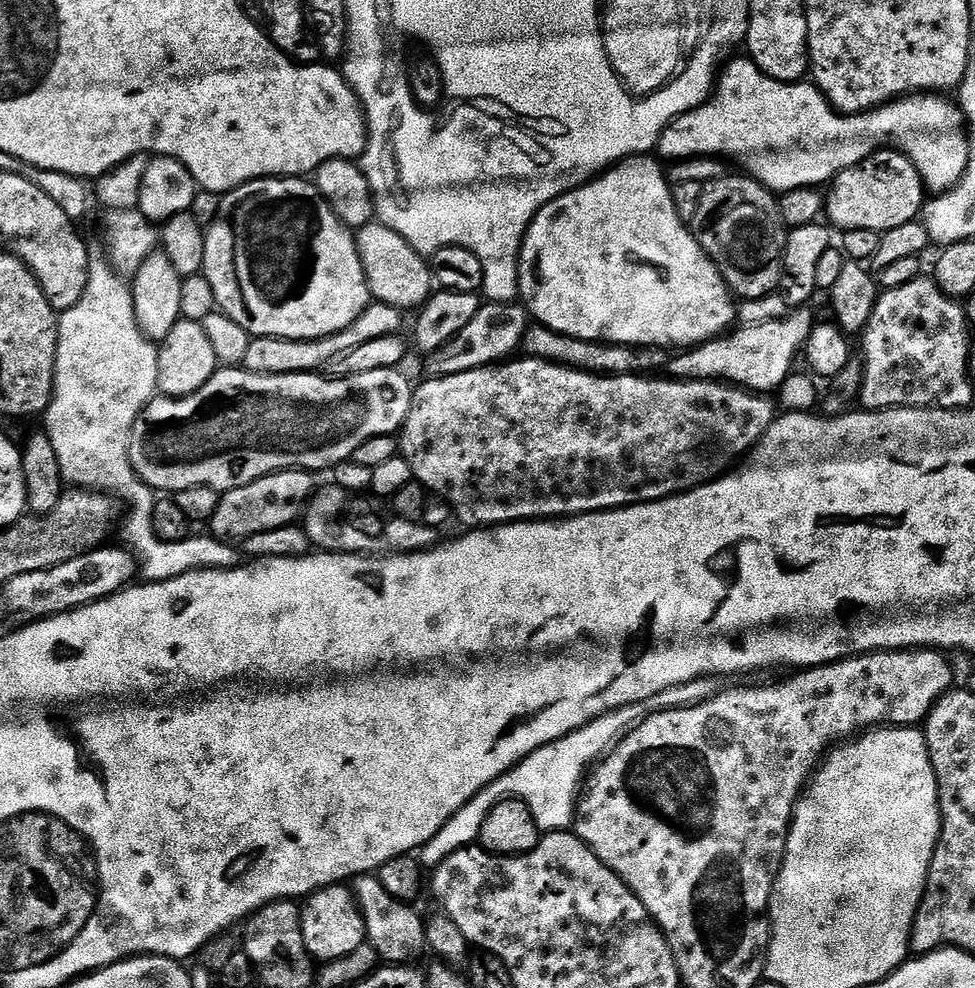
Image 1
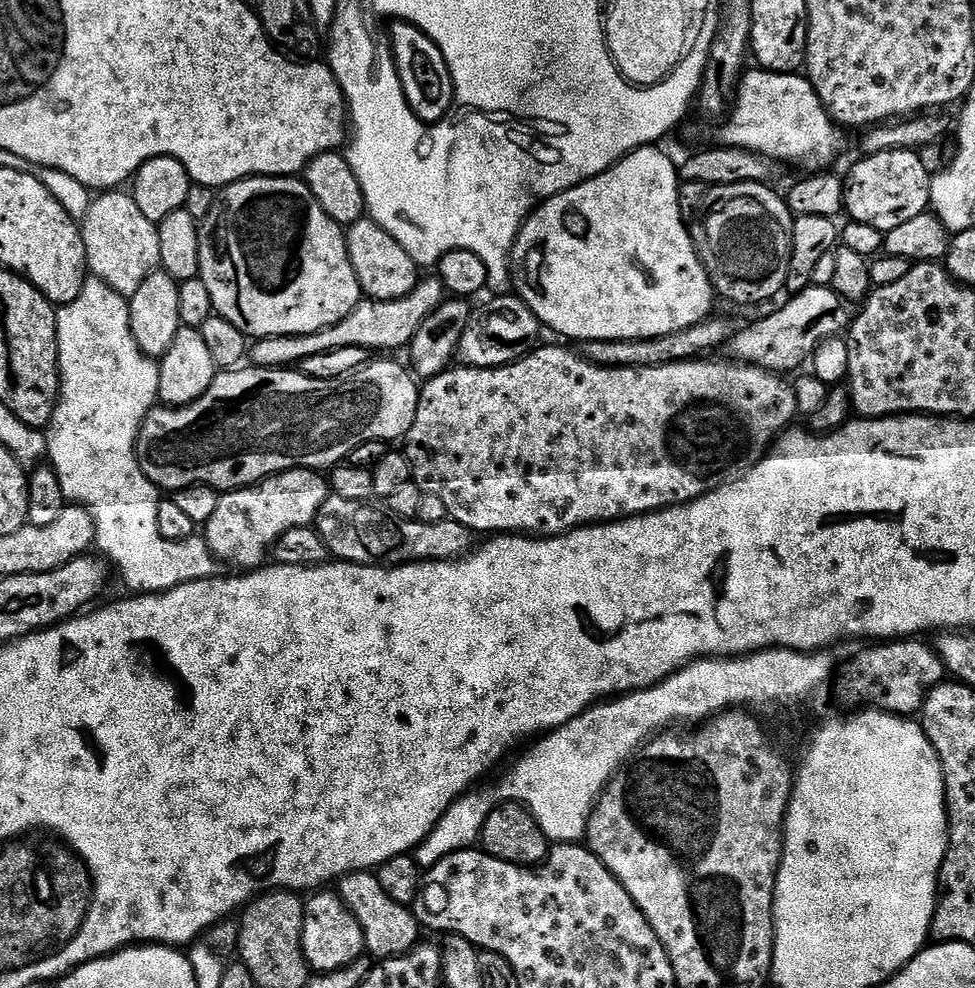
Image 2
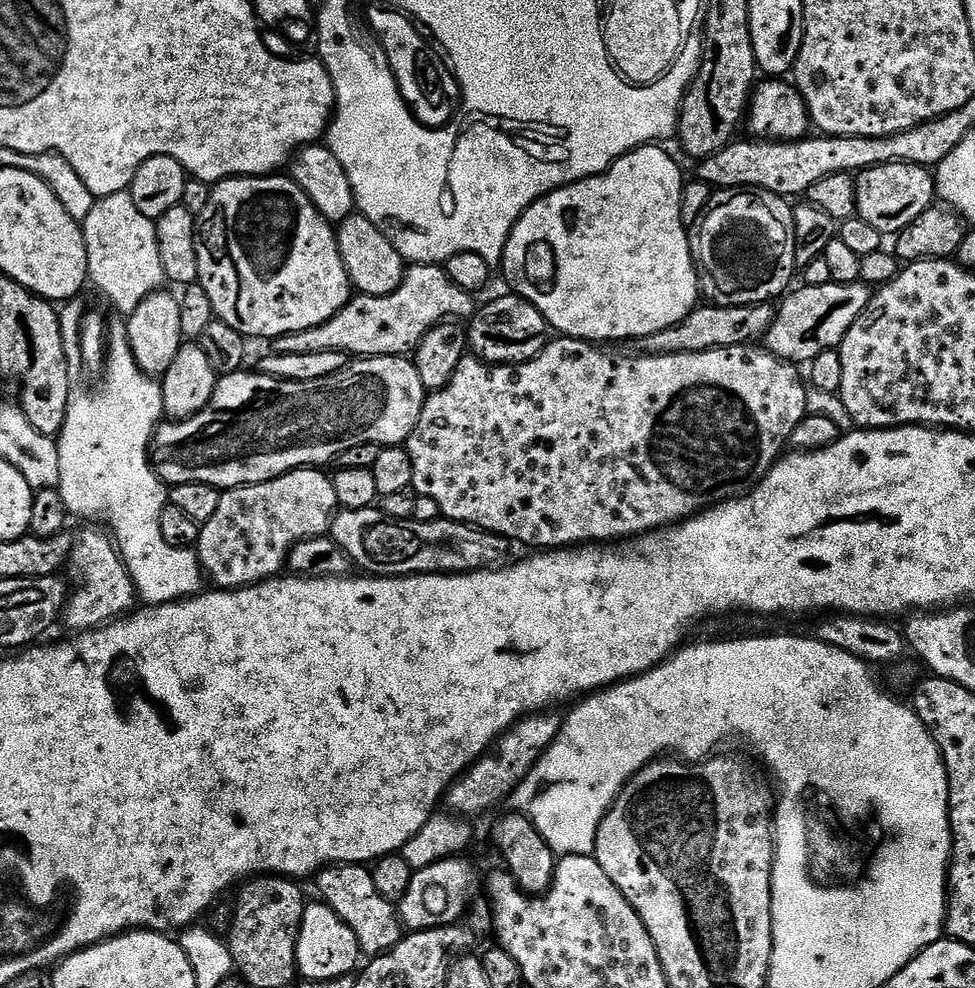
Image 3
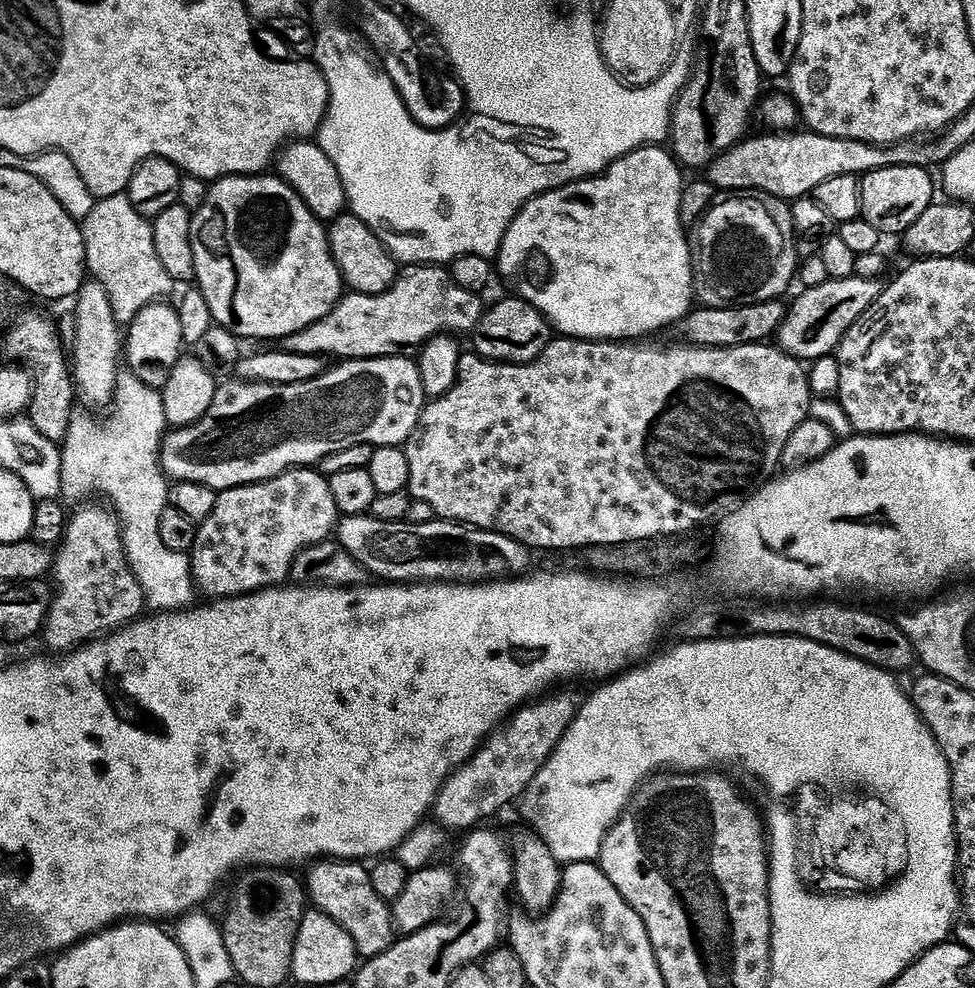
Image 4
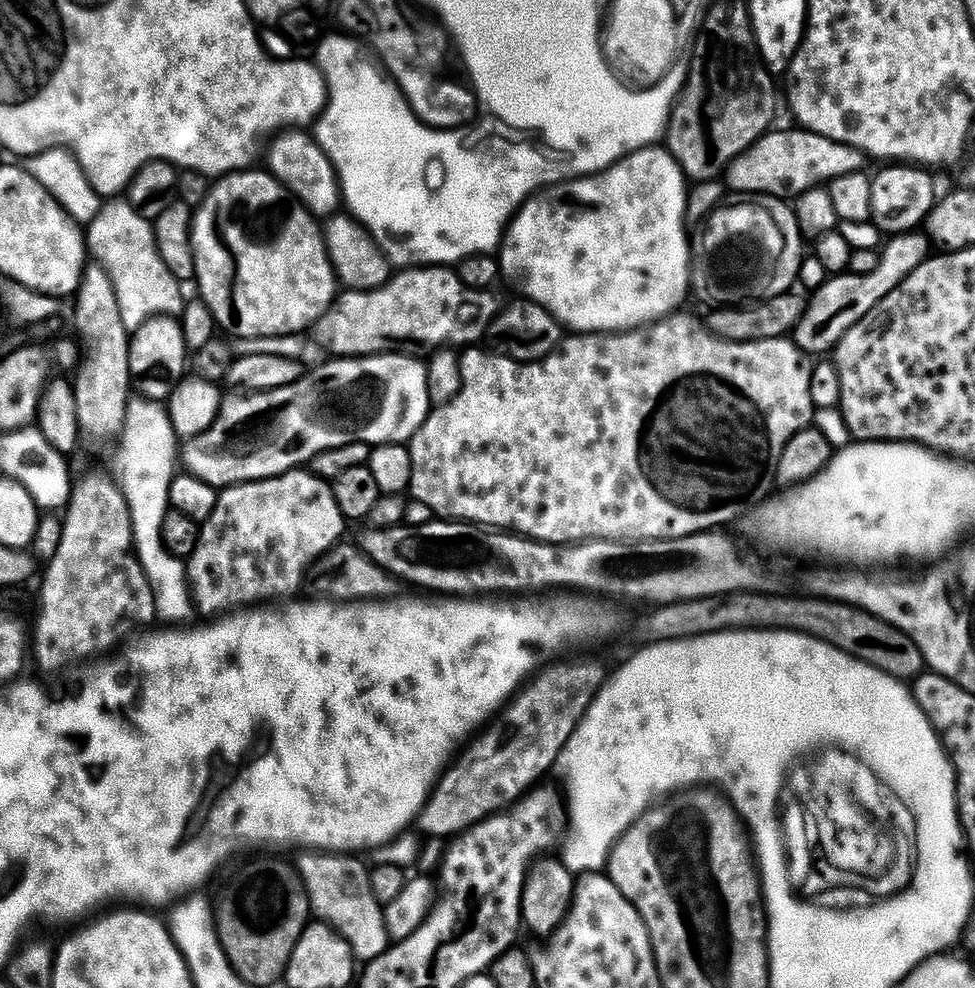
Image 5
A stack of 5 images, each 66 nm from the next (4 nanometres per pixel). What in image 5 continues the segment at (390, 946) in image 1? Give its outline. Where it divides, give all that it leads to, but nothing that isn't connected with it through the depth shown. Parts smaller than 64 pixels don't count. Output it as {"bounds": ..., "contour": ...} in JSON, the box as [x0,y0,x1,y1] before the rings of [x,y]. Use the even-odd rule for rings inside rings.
{"bounds":[298,850,390,962],"contour":[[[308,850],[298,863],[300,877],[308,891],[308,901],[312,904],[312,916],[317,921],[329,924],[340,937],[347,942],[357,961],[367,962],[377,960],[383,952],[390,947],[388,931],[386,930],[386,918],[384,917],[385,905],[374,898],[374,890],[370,890],[370,868],[364,865],[363,859],[352,854],[321,854],[316,850]]]}

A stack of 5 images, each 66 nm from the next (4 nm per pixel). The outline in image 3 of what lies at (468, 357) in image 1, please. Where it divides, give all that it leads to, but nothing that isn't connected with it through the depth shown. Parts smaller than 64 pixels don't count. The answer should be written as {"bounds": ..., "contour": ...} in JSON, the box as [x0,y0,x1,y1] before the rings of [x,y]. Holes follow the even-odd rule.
{"bounds":[466,295,550,364],"contour":[[[507,295],[490,301],[485,308],[484,305],[477,307],[476,315],[470,320],[472,329],[469,327],[466,332],[471,355],[486,364],[524,364],[533,360],[550,339],[548,319],[529,300]]]}

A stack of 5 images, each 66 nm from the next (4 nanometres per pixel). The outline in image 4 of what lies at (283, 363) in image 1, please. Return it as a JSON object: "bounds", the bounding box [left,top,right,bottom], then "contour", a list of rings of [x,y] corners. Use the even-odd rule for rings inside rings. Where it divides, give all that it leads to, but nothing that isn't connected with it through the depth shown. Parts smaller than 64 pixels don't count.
{"bounds":[286,266,486,361],"contour":[[[416,266],[411,269],[409,276],[401,275],[392,285],[389,292],[383,292],[377,296],[367,296],[352,292],[340,299],[337,304],[318,322],[314,322],[306,330],[296,332],[287,337],[286,344],[293,352],[310,354],[311,356],[323,356],[331,358],[337,356],[337,361],[346,360],[377,360],[383,356],[398,356],[405,350],[423,346],[435,336],[445,334],[457,334],[456,332],[475,333],[480,326],[480,320],[484,317],[486,304],[481,297],[470,290],[462,290],[458,282],[454,282],[451,271],[440,266]]]}

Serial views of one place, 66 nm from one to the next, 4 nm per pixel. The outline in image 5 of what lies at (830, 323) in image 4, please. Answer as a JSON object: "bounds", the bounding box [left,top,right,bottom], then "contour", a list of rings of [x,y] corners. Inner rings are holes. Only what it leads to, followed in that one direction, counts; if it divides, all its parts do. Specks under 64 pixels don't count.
{"bounds":[794,230,930,353],"contour":[[[913,230],[896,234],[889,240],[892,241],[889,244],[887,241],[880,252],[878,267],[870,274],[861,276],[836,274],[821,288],[815,289],[813,296],[816,297],[811,297],[808,309],[794,333],[795,344],[804,353],[831,353],[837,342],[846,334],[846,330],[850,330],[858,322],[862,322],[862,318],[866,318],[866,314],[870,314],[870,310],[874,310],[874,306],[878,306],[878,302],[882,302],[882,298],[886,298],[886,294],[893,292],[917,266],[929,259],[930,240],[923,231]]]}

